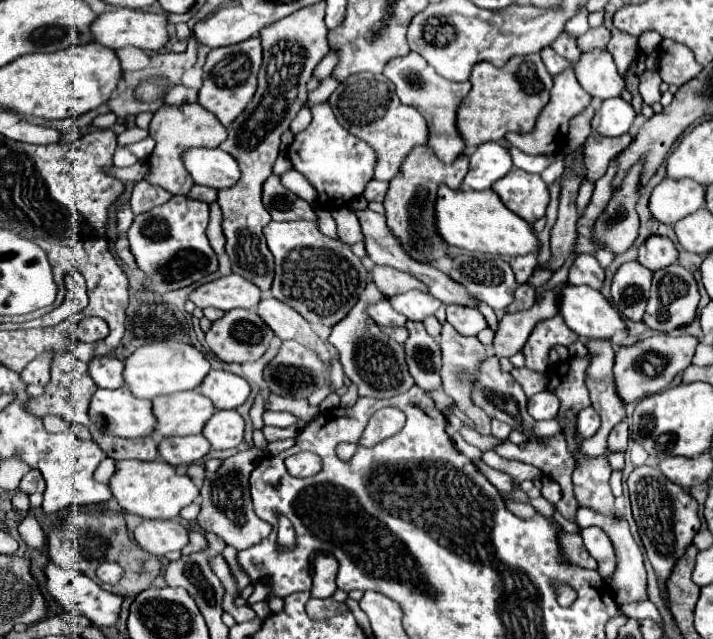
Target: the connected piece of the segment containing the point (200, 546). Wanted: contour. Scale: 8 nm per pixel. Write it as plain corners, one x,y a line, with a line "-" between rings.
189,531
189,542
188,544
181,550
183,555
189,555
194,552
202,551
207,547
207,541
200,531

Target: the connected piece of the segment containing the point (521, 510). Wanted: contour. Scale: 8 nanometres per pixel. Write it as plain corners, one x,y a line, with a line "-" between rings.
507,500
507,508
509,508
513,514
517,514
517,518
531,518
533,512
535,512
531,504
515,504
515,502
511,502
511,500

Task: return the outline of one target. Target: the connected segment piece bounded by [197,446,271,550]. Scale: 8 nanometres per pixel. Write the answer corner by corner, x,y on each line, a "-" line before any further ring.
253,446
225,458
221,466
215,470
215,474
205,478
205,484
201,488
201,512
197,516
197,524
205,532
213,532
221,536
225,544
237,550
251,548
253,544
267,538
271,532
271,524
255,516
251,506
251,494
249,494
249,474
257,466
257,462
261,462
261,456
265,454

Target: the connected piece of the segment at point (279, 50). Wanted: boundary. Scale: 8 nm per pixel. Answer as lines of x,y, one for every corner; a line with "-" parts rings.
325,2
297,10
293,16
273,22
261,30
263,40
263,64
259,70
259,88
245,112
239,114
229,126
227,140
219,146
229,152
241,166
241,180
233,188
219,192
219,204
223,210
223,232
227,238
227,254
231,258
233,272
247,278
261,290
269,290
273,282
273,254
269,252
263,236
263,226
271,222
269,212
261,202
261,186
271,176
273,164
279,154
281,134
289,130
291,120
303,108
307,100
305,84
311,78
315,66
329,52
327,26
323,22

